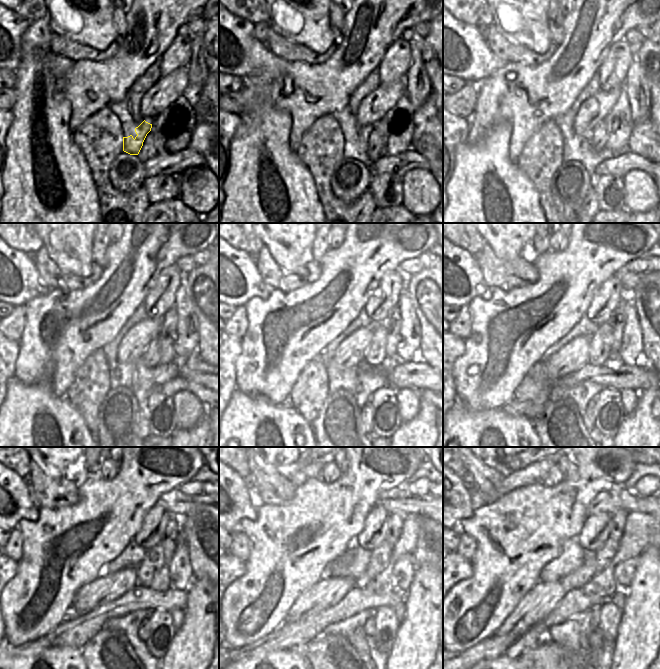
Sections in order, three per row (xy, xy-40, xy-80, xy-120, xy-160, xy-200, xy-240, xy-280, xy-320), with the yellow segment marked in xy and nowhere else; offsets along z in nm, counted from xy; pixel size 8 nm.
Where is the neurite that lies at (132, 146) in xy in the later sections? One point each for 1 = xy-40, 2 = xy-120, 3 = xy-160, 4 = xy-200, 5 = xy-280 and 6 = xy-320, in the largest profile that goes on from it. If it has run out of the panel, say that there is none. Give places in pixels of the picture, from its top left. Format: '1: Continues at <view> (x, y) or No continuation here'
1: Continues at xy-40 (354, 148)
2: Continues at xy-120 (141, 380)
3: Continues at xy-160 (362, 381)
4: Continues at xy-200 (582, 394)
5: Continues at xy-280 (352, 627)
6: Continues at xy-320 (576, 633).

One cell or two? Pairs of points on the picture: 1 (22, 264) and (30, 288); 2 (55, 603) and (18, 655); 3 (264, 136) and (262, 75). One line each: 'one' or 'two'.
1: one
2: two
3: two

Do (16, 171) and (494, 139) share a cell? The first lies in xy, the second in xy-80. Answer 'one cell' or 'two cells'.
one cell

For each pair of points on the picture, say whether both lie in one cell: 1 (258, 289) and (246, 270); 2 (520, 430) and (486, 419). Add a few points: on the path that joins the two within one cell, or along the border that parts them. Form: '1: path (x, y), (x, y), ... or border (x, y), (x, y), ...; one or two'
1: path (253, 284), (246, 275); one
2: path (512, 430), (500, 430), (494, 427); one

